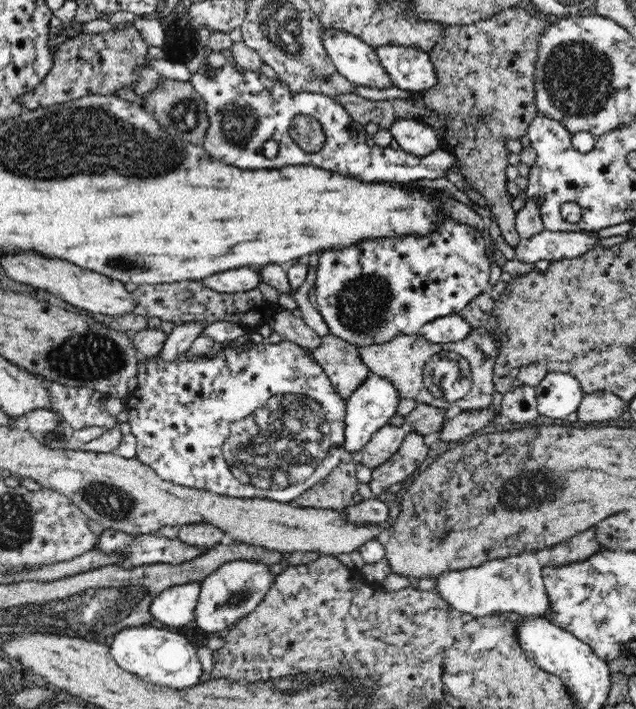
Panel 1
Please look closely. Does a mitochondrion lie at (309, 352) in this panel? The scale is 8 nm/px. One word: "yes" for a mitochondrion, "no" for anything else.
no

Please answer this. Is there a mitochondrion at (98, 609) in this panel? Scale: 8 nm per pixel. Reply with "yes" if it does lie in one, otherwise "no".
yes

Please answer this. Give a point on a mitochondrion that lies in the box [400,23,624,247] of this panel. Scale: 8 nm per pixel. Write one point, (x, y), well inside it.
(579, 80)

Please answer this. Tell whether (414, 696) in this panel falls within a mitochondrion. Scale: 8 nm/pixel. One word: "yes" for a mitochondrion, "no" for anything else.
yes

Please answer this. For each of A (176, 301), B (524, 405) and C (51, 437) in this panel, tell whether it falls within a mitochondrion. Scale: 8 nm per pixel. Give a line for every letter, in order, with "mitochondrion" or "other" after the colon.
A: other
B: other
C: mitochondrion

